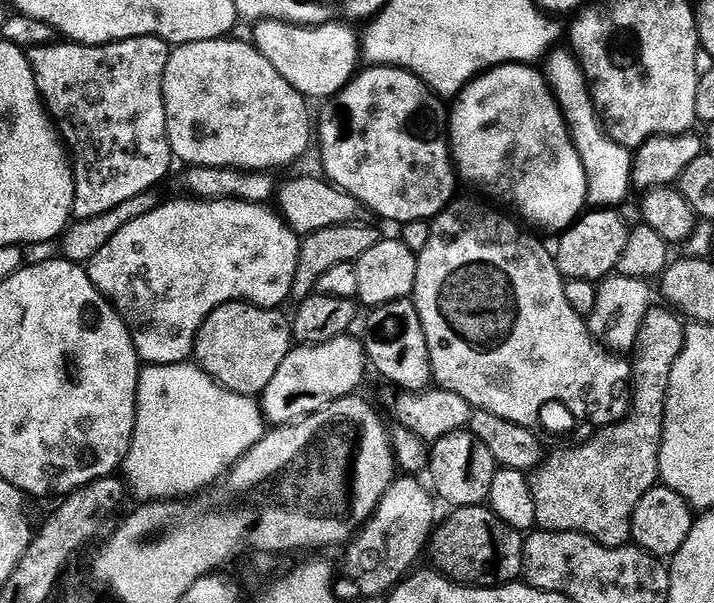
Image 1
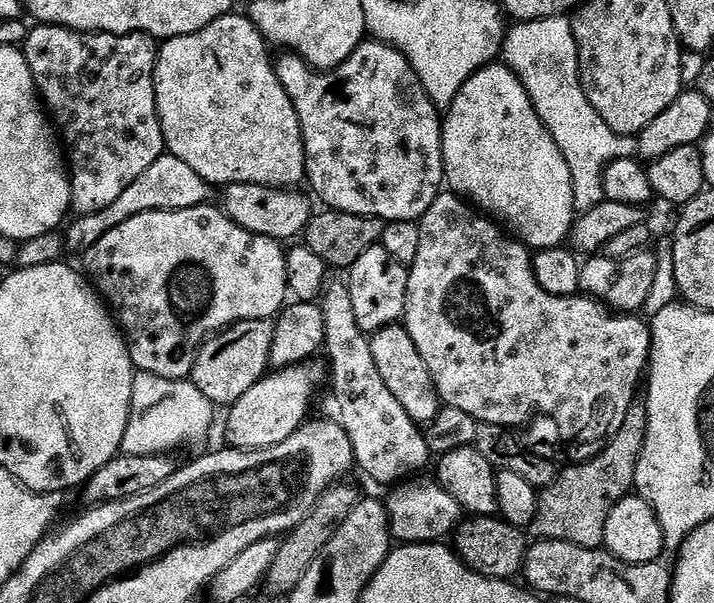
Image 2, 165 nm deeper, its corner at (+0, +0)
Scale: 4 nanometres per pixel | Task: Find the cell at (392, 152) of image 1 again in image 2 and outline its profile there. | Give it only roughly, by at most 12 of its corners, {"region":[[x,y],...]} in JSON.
{"region":[[408,57],[275,61],[329,209],[419,221],[444,126]]}

